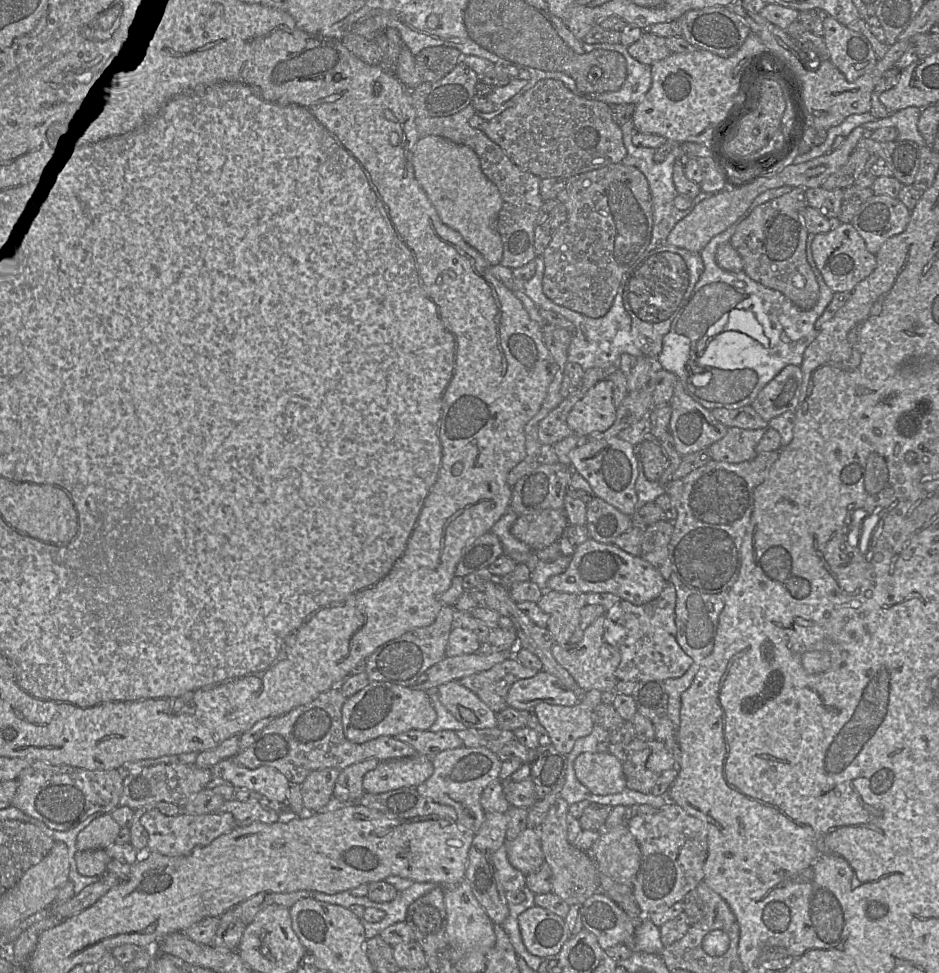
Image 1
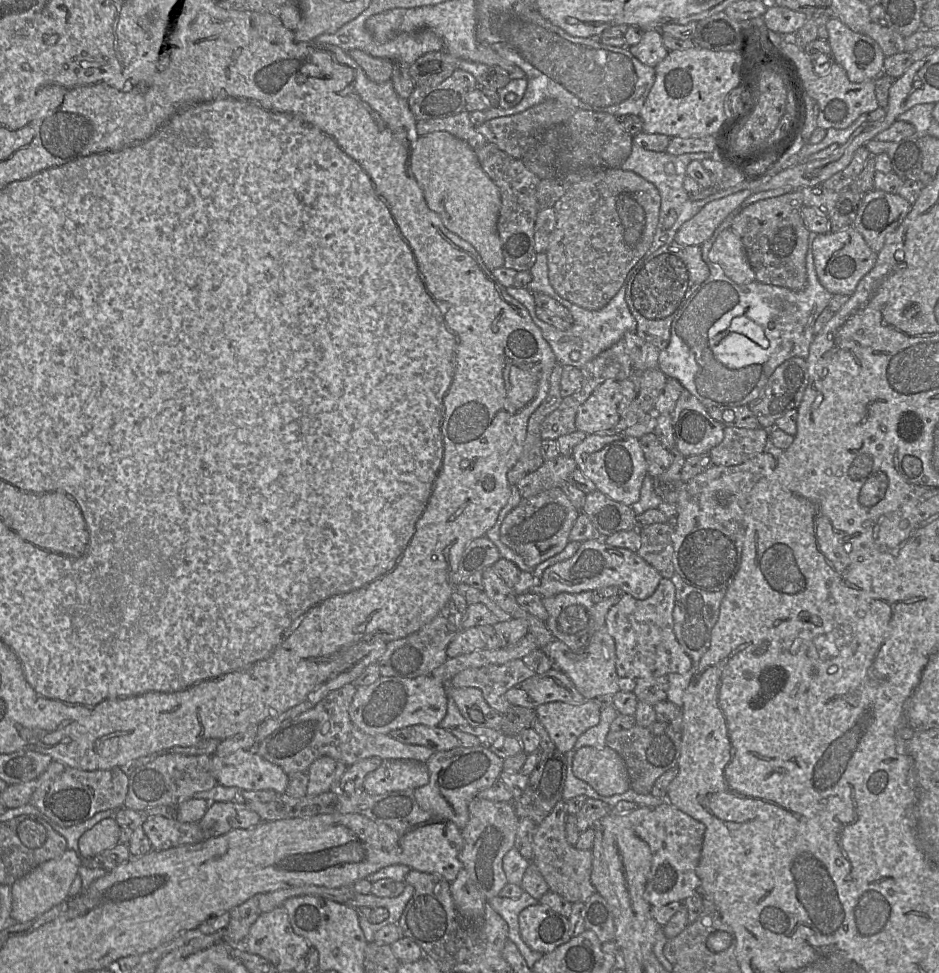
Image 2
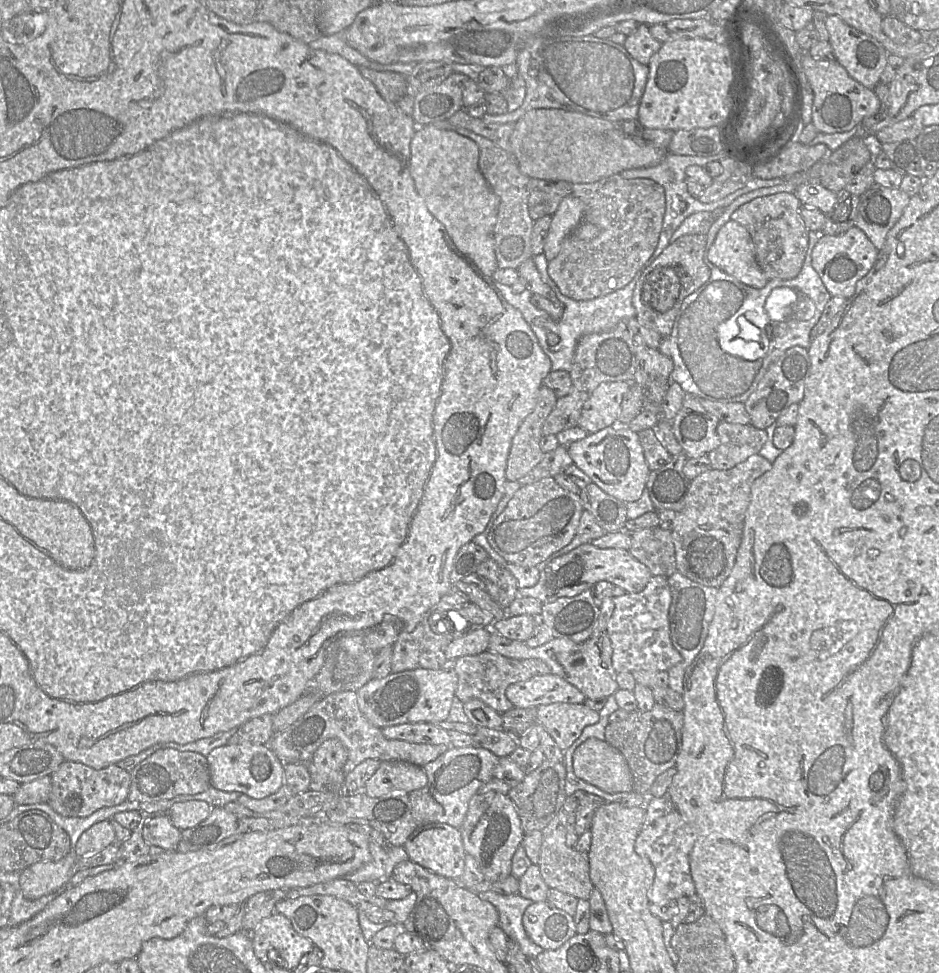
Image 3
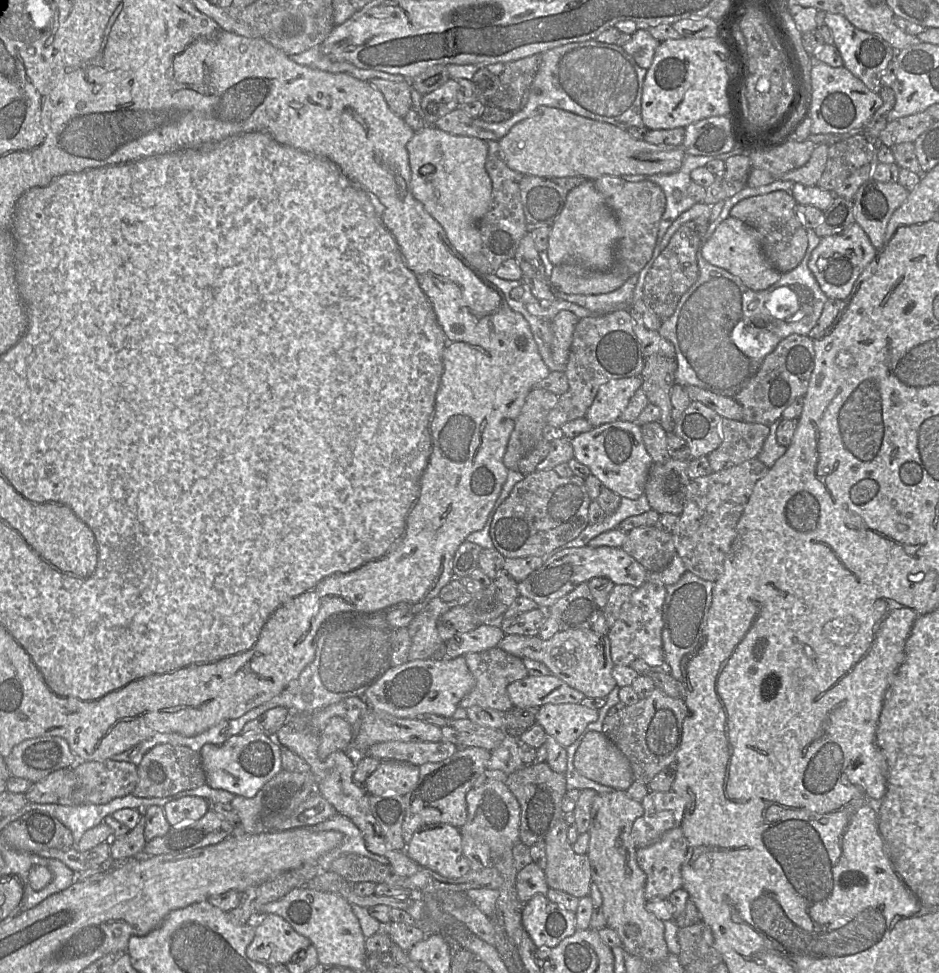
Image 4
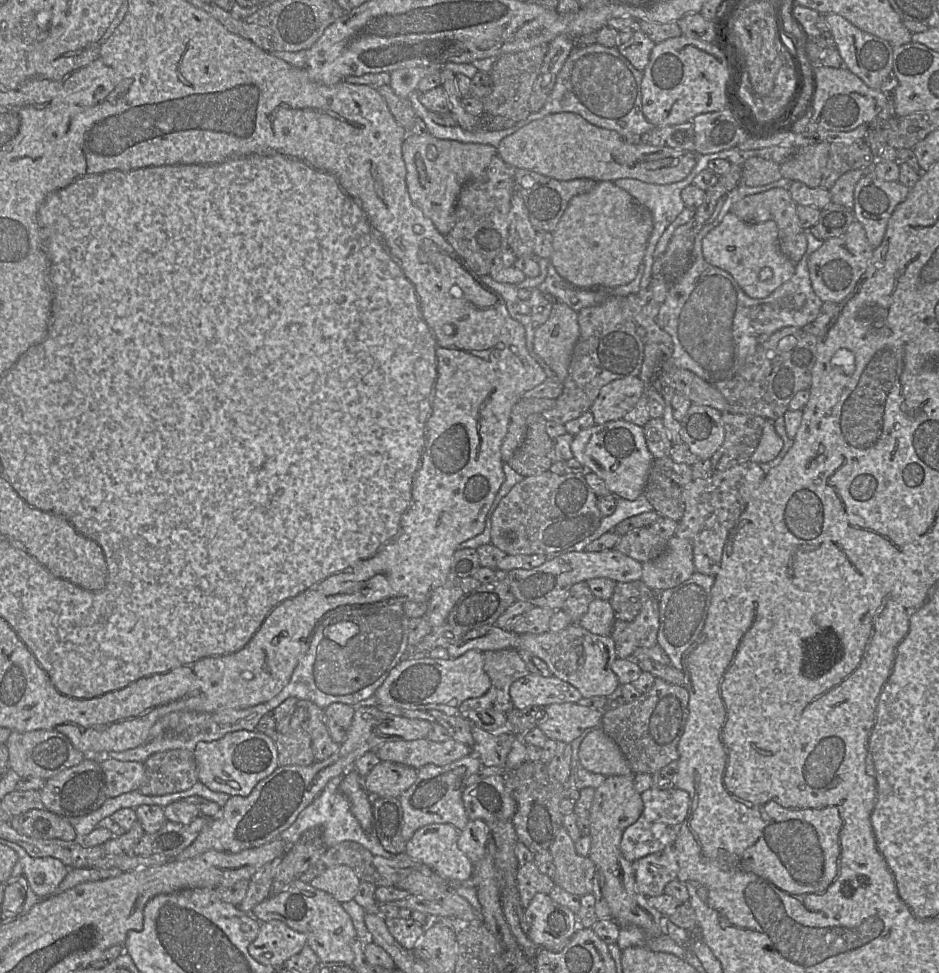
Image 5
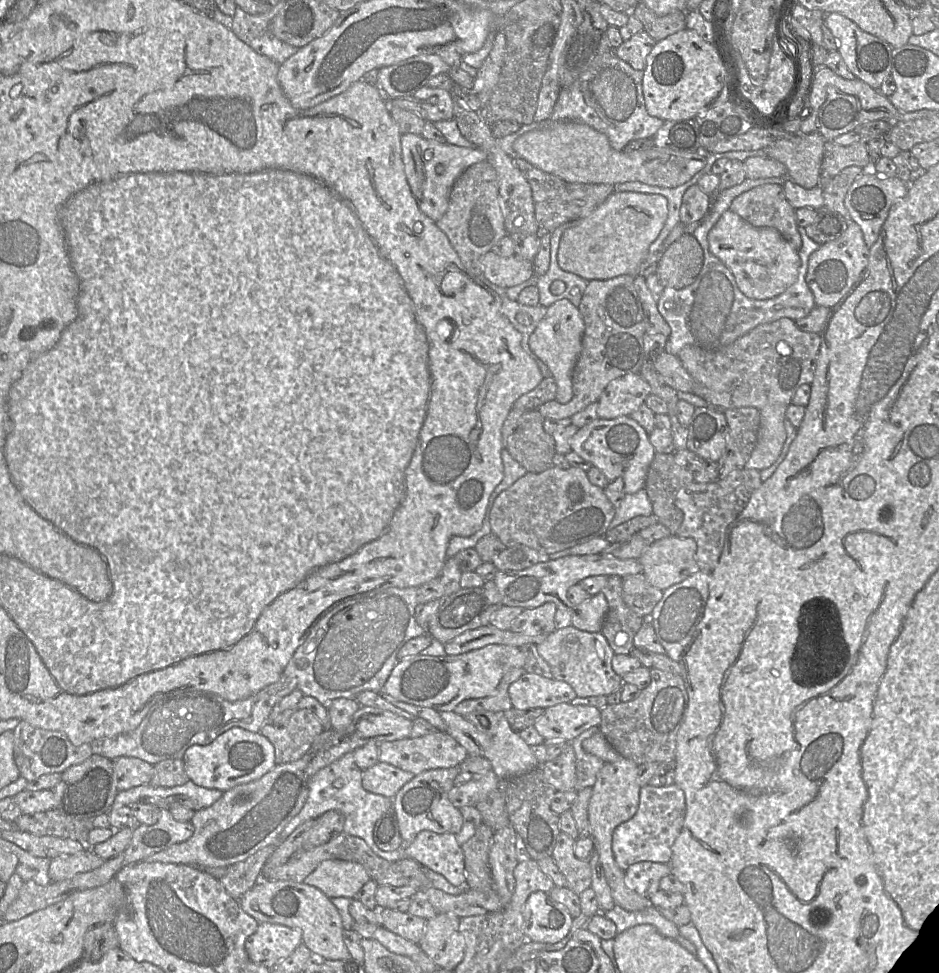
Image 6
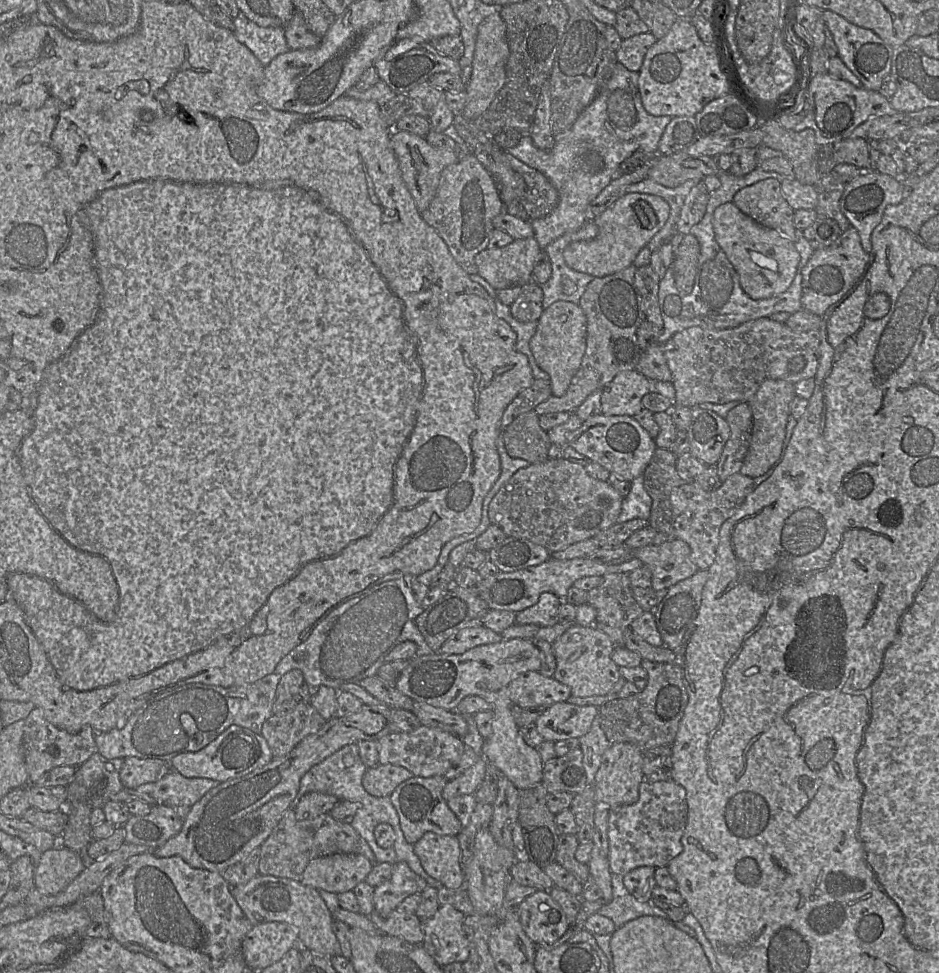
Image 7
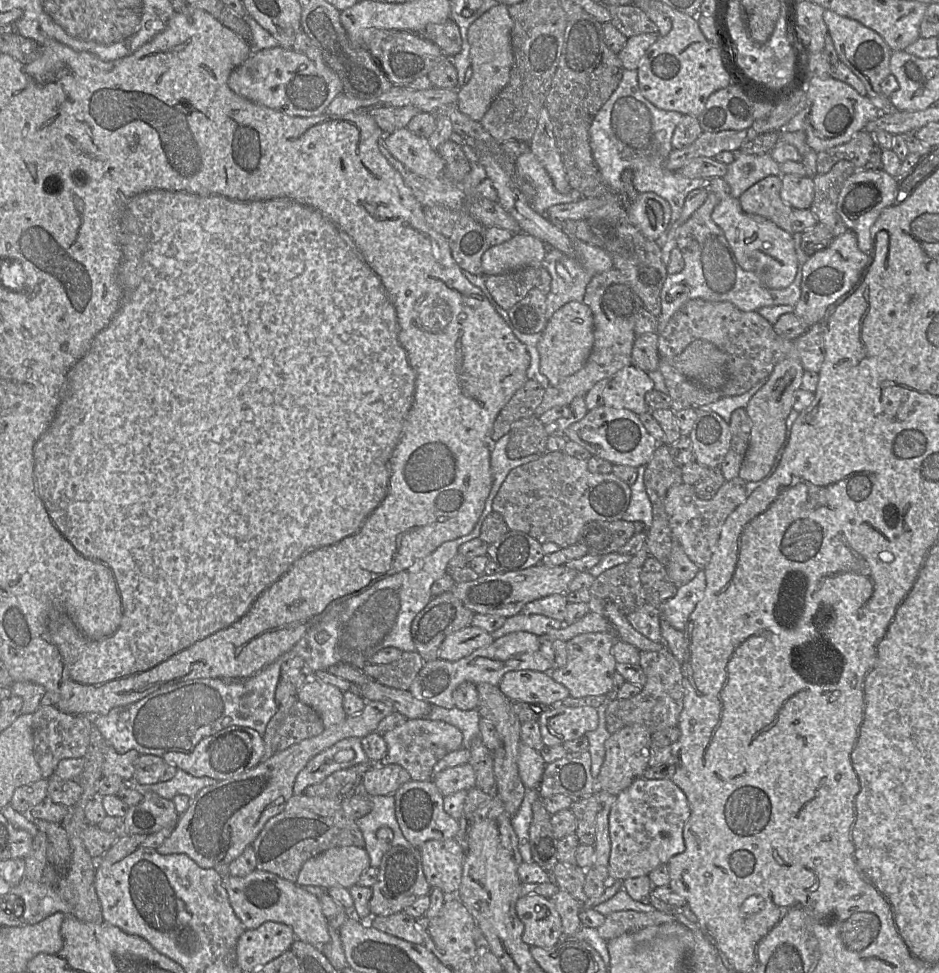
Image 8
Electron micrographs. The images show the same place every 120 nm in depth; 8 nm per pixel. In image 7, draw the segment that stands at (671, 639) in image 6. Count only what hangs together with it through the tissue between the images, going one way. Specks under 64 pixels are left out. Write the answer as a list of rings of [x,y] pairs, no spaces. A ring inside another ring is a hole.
[[[698,570],[693,576],[670,587],[666,596],[653,610],[664,646],[676,655],[697,616],[707,579],[708,571]]]

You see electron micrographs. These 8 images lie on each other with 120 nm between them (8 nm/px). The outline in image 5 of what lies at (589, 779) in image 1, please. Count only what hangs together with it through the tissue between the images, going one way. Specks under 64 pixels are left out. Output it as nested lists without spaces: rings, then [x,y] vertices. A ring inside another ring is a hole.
[[[594,728],[578,750],[581,765],[588,771],[606,777],[633,774],[619,746],[602,730]]]

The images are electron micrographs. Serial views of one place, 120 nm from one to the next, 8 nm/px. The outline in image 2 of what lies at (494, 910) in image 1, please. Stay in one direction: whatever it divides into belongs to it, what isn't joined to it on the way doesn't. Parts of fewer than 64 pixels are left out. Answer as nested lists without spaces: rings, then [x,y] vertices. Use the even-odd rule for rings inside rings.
[[[477,796],[469,804],[469,820],[461,830],[463,847],[460,861],[487,902],[497,897],[508,883],[502,862],[506,853],[515,846],[518,824],[519,817],[511,802],[496,802]]]

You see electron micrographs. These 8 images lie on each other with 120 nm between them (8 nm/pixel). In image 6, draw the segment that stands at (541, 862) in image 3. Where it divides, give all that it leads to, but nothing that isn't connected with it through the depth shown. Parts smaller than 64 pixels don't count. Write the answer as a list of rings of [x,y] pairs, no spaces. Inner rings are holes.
[[[560,832],[552,852],[552,858],[567,880],[567,887],[580,895],[591,887],[591,867],[588,860],[575,856],[575,840]]]

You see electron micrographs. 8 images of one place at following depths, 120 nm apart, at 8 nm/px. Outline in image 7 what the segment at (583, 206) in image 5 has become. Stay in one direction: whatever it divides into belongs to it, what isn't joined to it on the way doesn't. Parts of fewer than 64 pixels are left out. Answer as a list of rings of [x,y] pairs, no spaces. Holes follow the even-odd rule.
[[[626,193],[594,218],[598,227],[595,238],[574,241],[566,246],[564,260],[571,269],[594,277],[619,272],[633,265],[638,253],[664,226],[669,214],[670,206],[662,197],[646,193]]]

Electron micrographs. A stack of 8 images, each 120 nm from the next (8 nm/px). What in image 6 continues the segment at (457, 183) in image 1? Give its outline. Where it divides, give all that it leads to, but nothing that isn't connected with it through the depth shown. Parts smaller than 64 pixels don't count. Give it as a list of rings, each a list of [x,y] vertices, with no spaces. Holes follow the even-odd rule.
[[[402,133],[401,158],[410,190],[421,212],[434,222],[447,211],[451,189],[455,181],[471,165],[486,161],[487,154],[480,148],[466,148],[428,140],[421,135]]]

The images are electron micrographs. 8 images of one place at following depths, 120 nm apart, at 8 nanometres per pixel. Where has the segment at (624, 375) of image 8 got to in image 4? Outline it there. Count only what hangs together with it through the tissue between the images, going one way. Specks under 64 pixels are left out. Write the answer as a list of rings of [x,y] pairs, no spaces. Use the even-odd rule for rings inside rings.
[[[641,376],[610,380],[601,385],[585,418],[592,427],[618,420],[631,397],[641,386]]]

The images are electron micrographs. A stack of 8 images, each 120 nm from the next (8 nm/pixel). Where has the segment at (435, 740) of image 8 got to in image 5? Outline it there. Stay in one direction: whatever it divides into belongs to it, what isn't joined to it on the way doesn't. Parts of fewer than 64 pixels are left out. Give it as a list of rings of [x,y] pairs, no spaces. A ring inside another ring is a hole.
[[[422,738],[386,742],[375,752],[381,761],[403,764],[418,770],[426,764],[438,766],[450,764],[469,755],[472,749],[453,738],[443,742]]]

